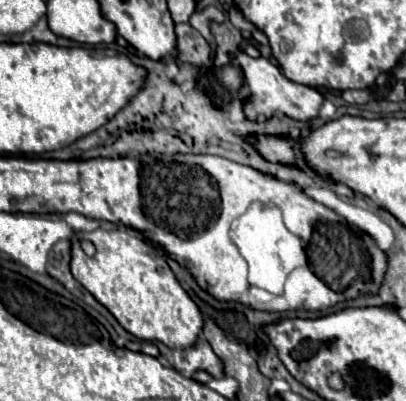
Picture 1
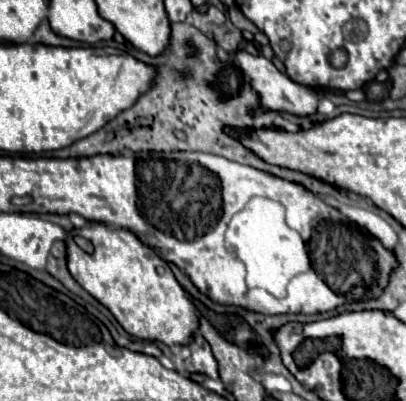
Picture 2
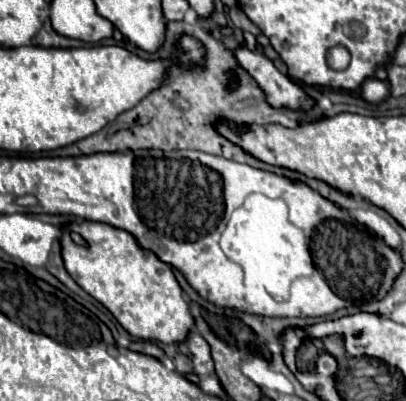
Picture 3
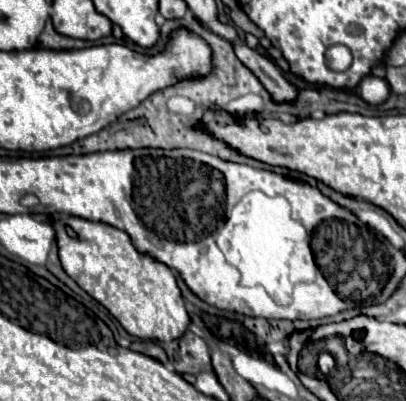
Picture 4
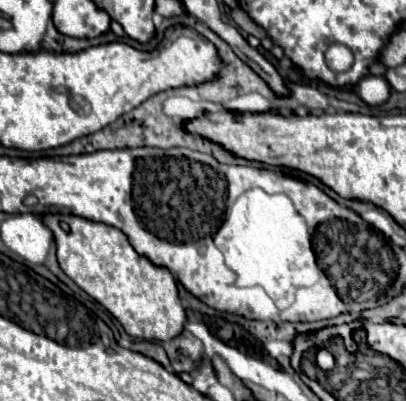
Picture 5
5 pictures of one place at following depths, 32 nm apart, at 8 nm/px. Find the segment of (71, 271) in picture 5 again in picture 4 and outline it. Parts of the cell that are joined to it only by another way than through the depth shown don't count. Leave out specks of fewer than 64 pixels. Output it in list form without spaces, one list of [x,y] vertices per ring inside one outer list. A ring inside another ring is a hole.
[[[50,216],[56,228],[58,256],[64,272],[94,300],[98,300],[122,328],[140,340],[170,342],[184,334],[190,318],[172,270],[136,252],[130,236],[114,226],[78,216]]]

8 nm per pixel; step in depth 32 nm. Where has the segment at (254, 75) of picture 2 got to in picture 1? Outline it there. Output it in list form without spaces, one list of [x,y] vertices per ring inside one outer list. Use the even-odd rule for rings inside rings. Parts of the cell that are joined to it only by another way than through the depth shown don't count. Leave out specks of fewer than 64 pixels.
[[[240,52],[236,56],[238,66],[244,72],[246,78],[246,86],[252,94],[252,102],[248,102],[244,106],[244,114],[250,120],[256,120],[258,116],[272,116],[272,114],[286,114],[294,120],[312,120],[318,116],[320,104],[322,104],[322,94],[310,86],[302,86],[302,84],[294,84],[292,80],[288,80],[270,60],[266,58],[252,58],[246,52]]]

